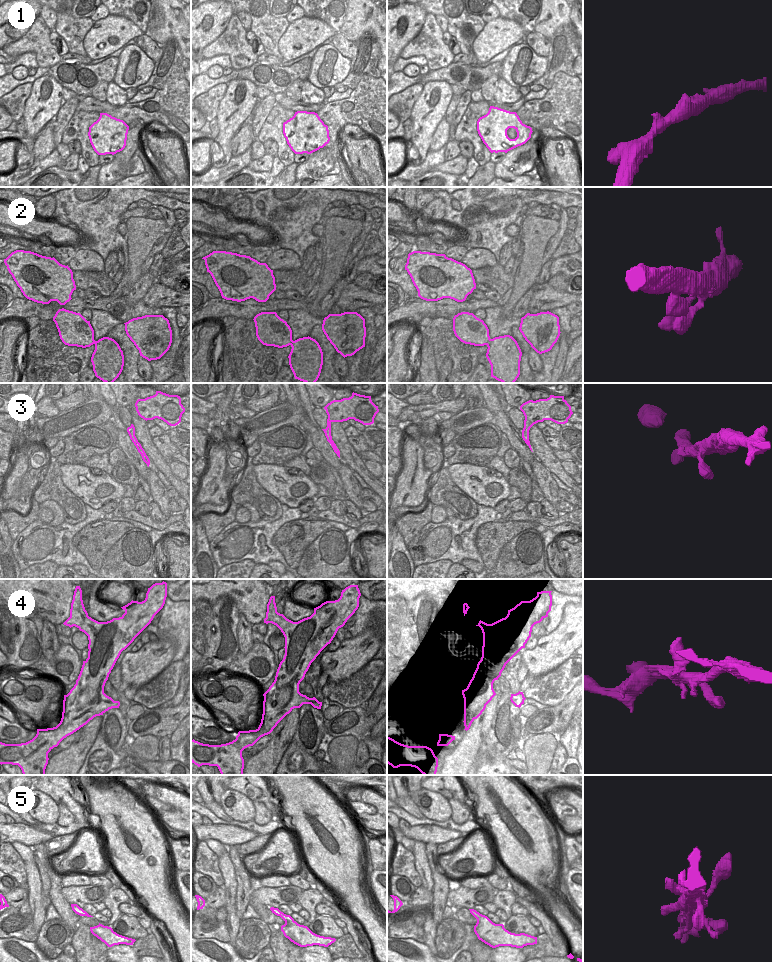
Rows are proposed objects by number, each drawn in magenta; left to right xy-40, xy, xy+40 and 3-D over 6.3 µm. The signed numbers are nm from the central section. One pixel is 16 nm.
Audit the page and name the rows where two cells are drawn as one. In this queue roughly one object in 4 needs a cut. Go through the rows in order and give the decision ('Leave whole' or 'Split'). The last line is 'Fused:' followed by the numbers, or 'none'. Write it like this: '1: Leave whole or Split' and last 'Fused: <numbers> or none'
1: Leave whole
2: Leave whole
3: Leave whole
4: Leave whole
5: Leave whole
Fused: none

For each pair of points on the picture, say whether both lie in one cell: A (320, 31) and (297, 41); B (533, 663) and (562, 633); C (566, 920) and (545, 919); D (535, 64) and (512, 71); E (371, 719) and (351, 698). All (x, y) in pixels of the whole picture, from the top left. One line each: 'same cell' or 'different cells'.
A: same cell
B: same cell
C: different cells
D: same cell
E: different cells

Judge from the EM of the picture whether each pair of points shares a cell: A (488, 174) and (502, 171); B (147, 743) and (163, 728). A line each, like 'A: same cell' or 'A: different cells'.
A: different cells
B: different cells

